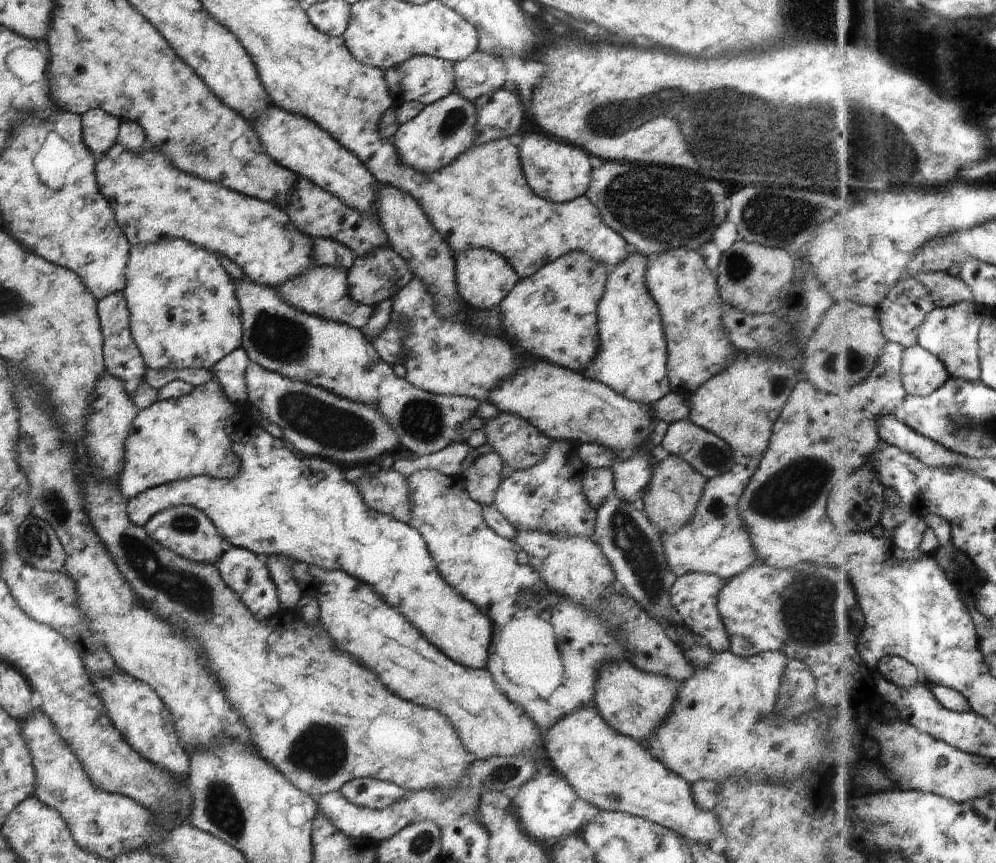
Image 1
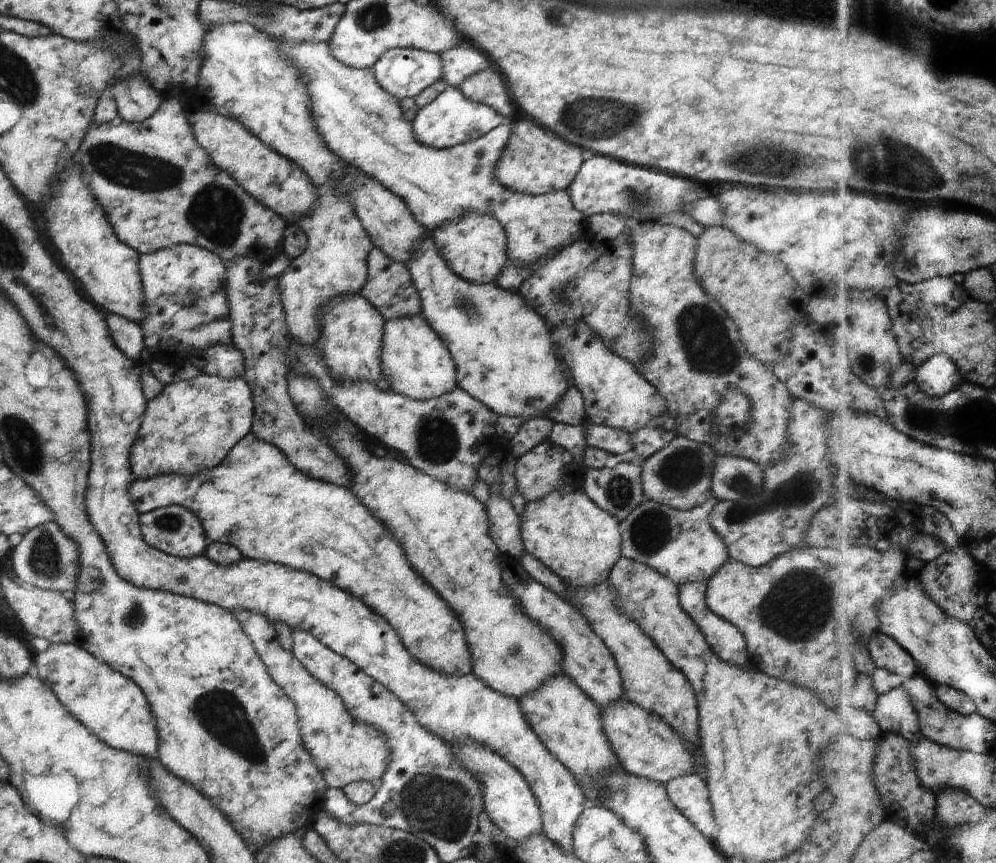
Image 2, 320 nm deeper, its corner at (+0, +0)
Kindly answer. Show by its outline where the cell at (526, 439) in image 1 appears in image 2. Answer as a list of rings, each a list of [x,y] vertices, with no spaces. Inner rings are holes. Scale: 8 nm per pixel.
[[[547,440],[534,446],[514,462],[514,479],[525,502],[535,502],[560,489],[561,468],[569,452]]]

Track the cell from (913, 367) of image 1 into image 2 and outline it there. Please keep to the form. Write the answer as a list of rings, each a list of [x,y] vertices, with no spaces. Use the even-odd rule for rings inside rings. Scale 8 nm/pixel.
[[[945,353],[928,358],[917,366],[917,380],[921,390],[931,396],[948,395],[961,386],[964,380],[957,364]]]

